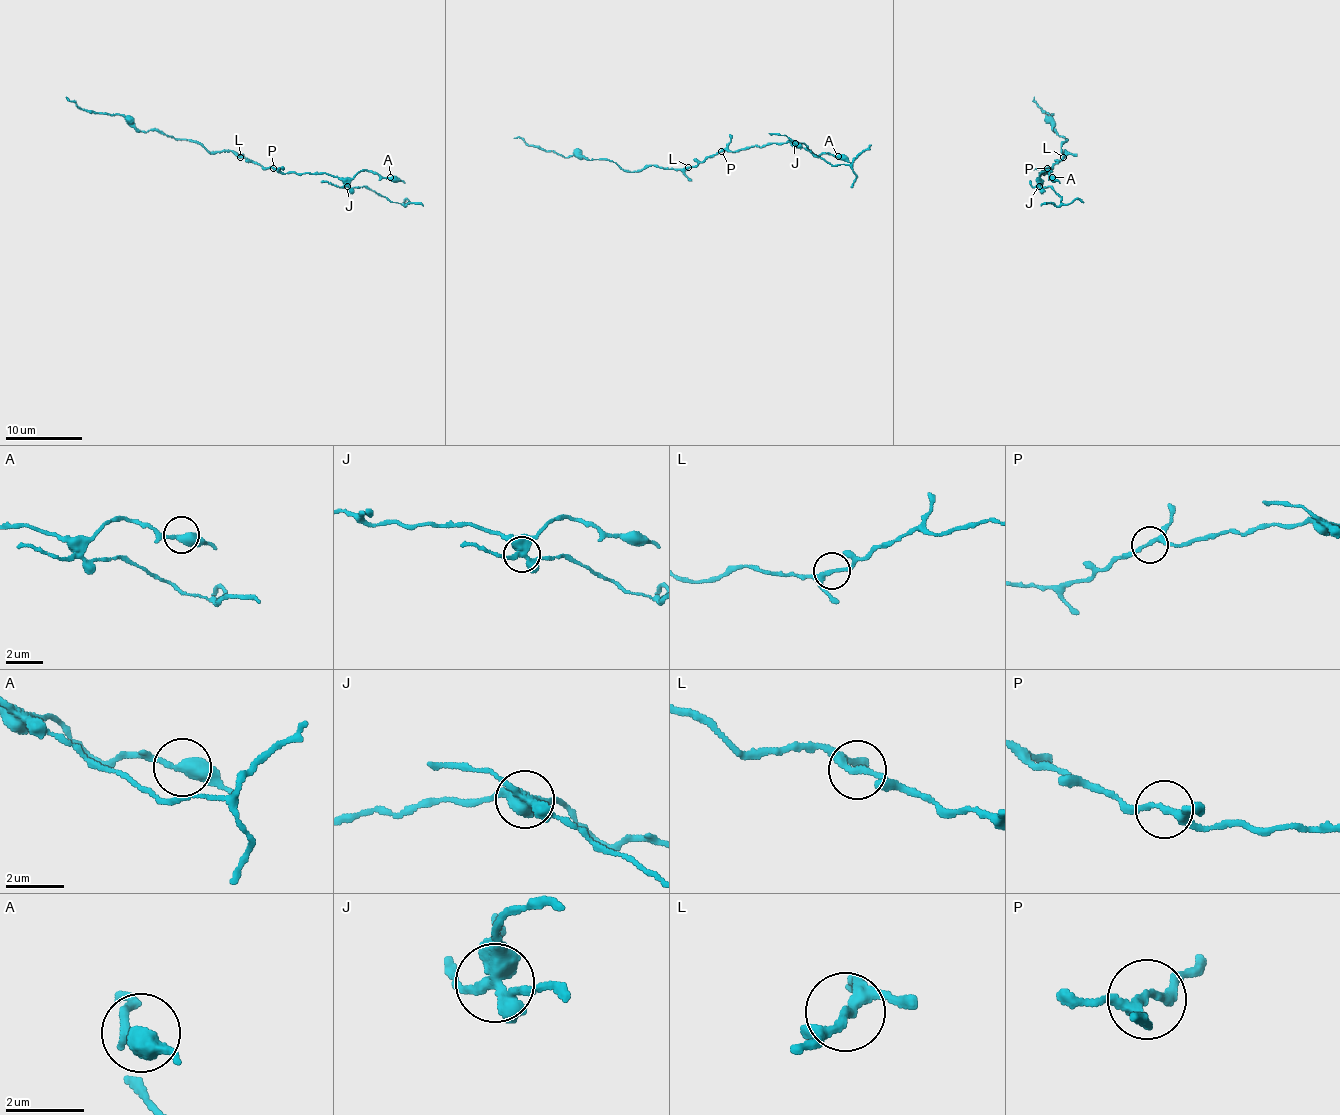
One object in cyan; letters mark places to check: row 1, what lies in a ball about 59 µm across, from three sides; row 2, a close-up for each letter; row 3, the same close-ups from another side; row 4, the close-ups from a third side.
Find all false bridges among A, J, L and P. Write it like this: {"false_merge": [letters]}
{"false_merge": ["J", "L"]}

